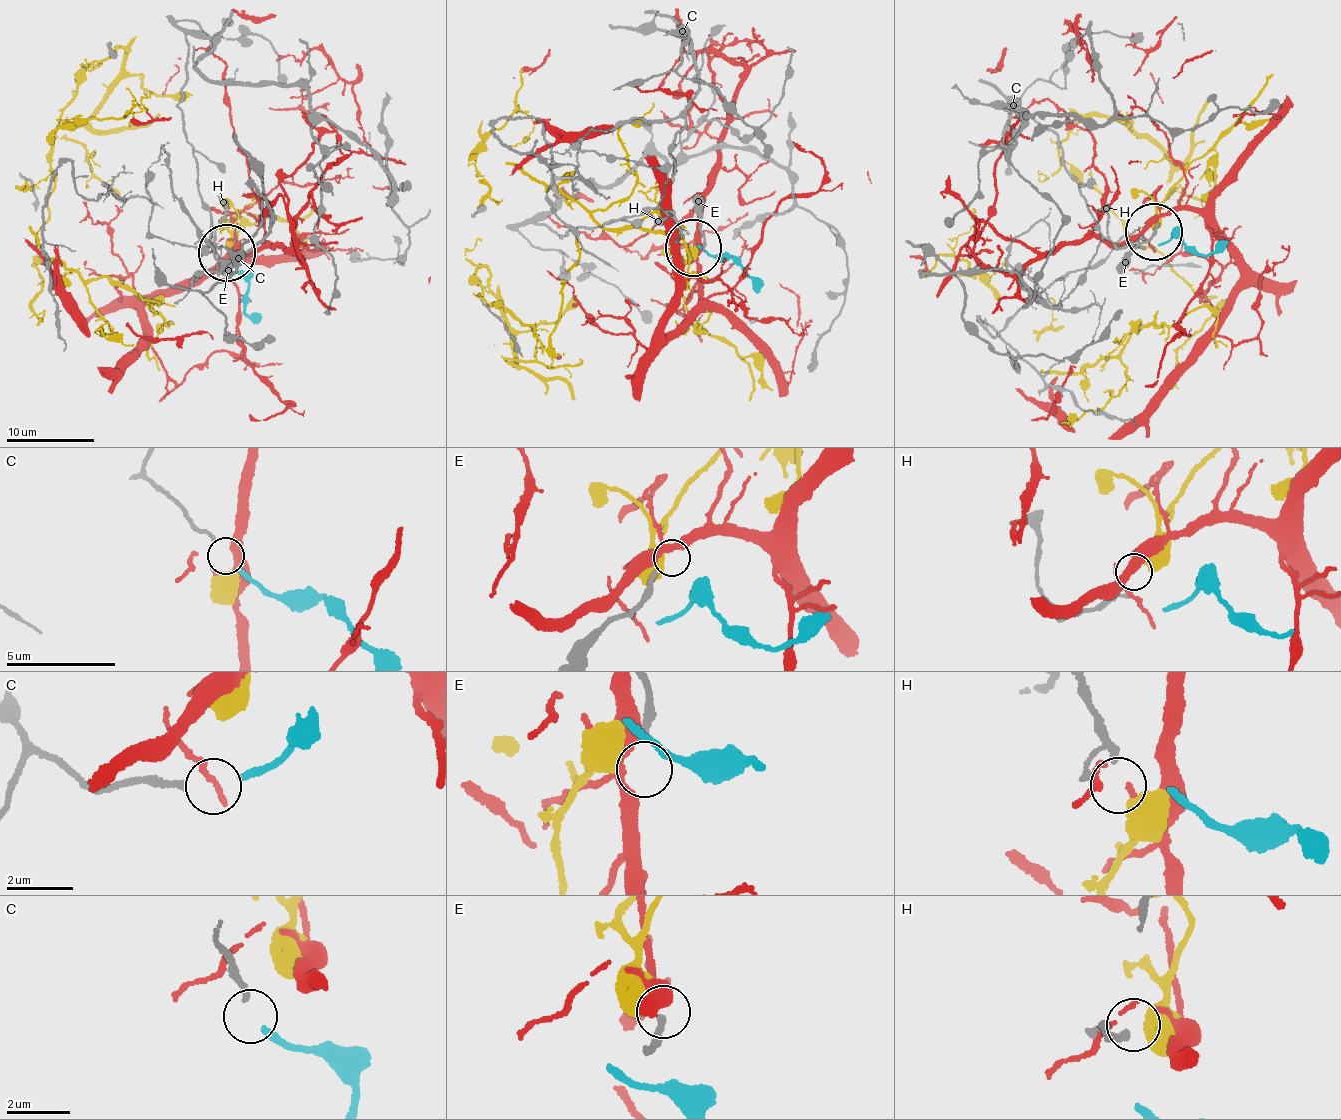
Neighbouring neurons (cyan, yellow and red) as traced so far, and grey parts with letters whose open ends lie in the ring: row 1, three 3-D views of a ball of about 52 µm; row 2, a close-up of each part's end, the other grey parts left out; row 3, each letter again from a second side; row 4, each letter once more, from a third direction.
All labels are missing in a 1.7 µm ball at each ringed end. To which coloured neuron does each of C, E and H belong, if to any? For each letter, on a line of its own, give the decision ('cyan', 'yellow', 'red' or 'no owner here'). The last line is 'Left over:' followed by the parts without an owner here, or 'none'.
C: cyan
E: no owner here
H: yellow
Left over: E

